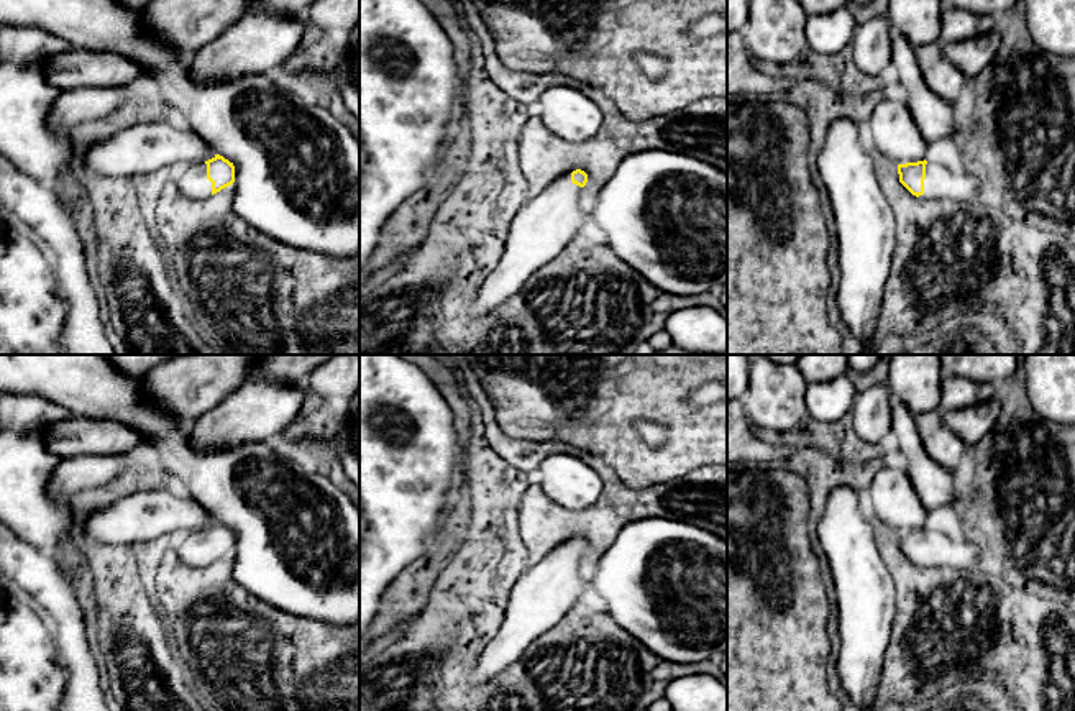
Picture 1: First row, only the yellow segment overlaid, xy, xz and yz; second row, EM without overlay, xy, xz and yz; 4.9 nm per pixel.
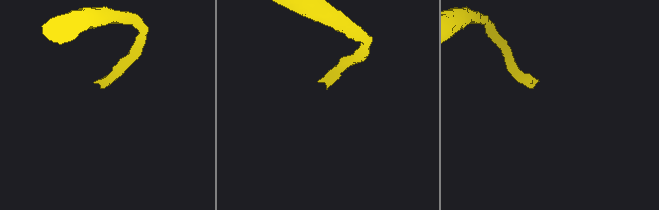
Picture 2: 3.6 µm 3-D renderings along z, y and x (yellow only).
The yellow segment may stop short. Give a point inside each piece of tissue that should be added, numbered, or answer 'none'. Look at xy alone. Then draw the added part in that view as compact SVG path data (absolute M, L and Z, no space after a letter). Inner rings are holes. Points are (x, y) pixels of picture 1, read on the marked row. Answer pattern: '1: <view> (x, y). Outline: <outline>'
1: xy (192, 181). Outline: M205 161L176 171L174 182L185 197L207 199L212 195L212 182L207 179Z

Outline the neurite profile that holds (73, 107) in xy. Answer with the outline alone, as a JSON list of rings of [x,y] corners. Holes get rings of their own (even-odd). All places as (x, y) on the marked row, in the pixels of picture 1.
[[[82,87],[61,90],[49,122],[56,128],[72,128],[80,123],[108,117],[126,102],[123,87]]]

